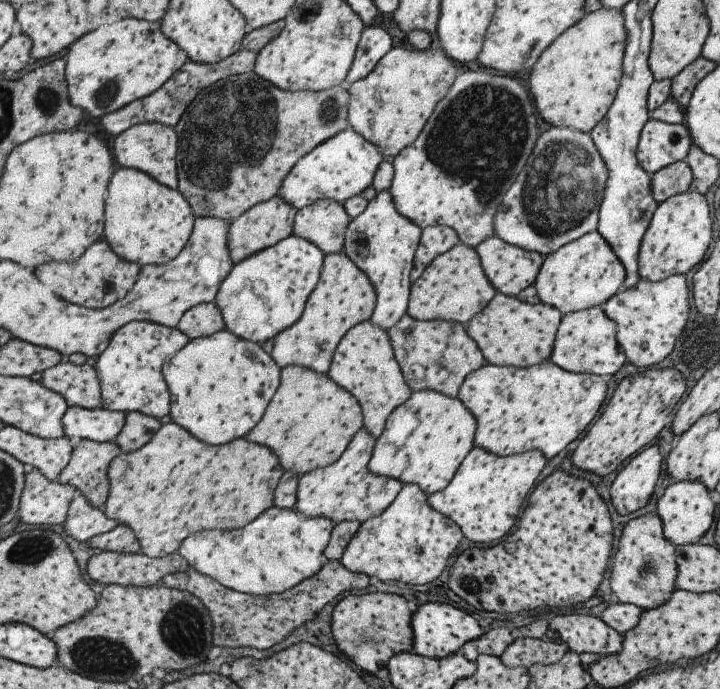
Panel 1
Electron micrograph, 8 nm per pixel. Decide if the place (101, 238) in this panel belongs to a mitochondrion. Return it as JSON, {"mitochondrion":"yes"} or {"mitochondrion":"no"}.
{"mitochondrion":"no"}

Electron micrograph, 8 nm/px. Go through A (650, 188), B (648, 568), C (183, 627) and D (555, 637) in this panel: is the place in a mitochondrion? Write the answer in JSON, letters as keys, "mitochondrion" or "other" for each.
{"A":"other","B":"mitochondrion","C":"mitochondrion","D":"other"}

